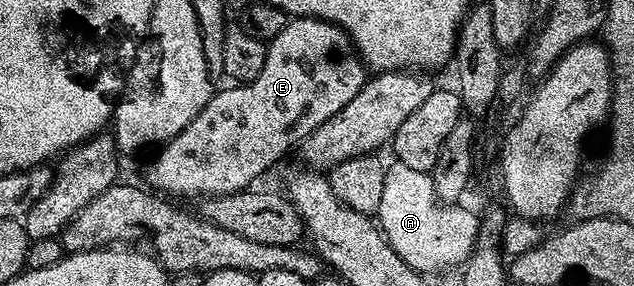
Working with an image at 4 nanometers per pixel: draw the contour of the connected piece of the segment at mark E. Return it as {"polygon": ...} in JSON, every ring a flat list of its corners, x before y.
{"polygon":[[291,17,286,23,284,32,280,32,280,36,276,36,267,45,264,68,260,68,260,76,256,76,256,80,245,84,230,84,227,90,219,89,213,94,208,100,208,104,204,104,200,116,196,116,196,120,192,120,192,124,188,124,188,128,184,128,184,132,177,134,171,142,165,143,165,145,157,151,159,154,147,164,147,183,145,182,145,185,149,187,151,191,161,192,166,196,174,196,170,194,183,194,186,198,198,198,197,200,216,198,220,194,238,194,244,189,253,187,255,183,257,183,254,181,256,181,269,166,276,165,293,146,295,149,313,130,320,128,320,124,324,124,324,120,336,116,336,112,340,112,340,108,344,108,344,104,348,104,348,100,352,100,352,96,360,93,367,77,367,67,364,65,362,59,358,57,353,42,351,42,350,37,334,22,325,22,319,18]]}

